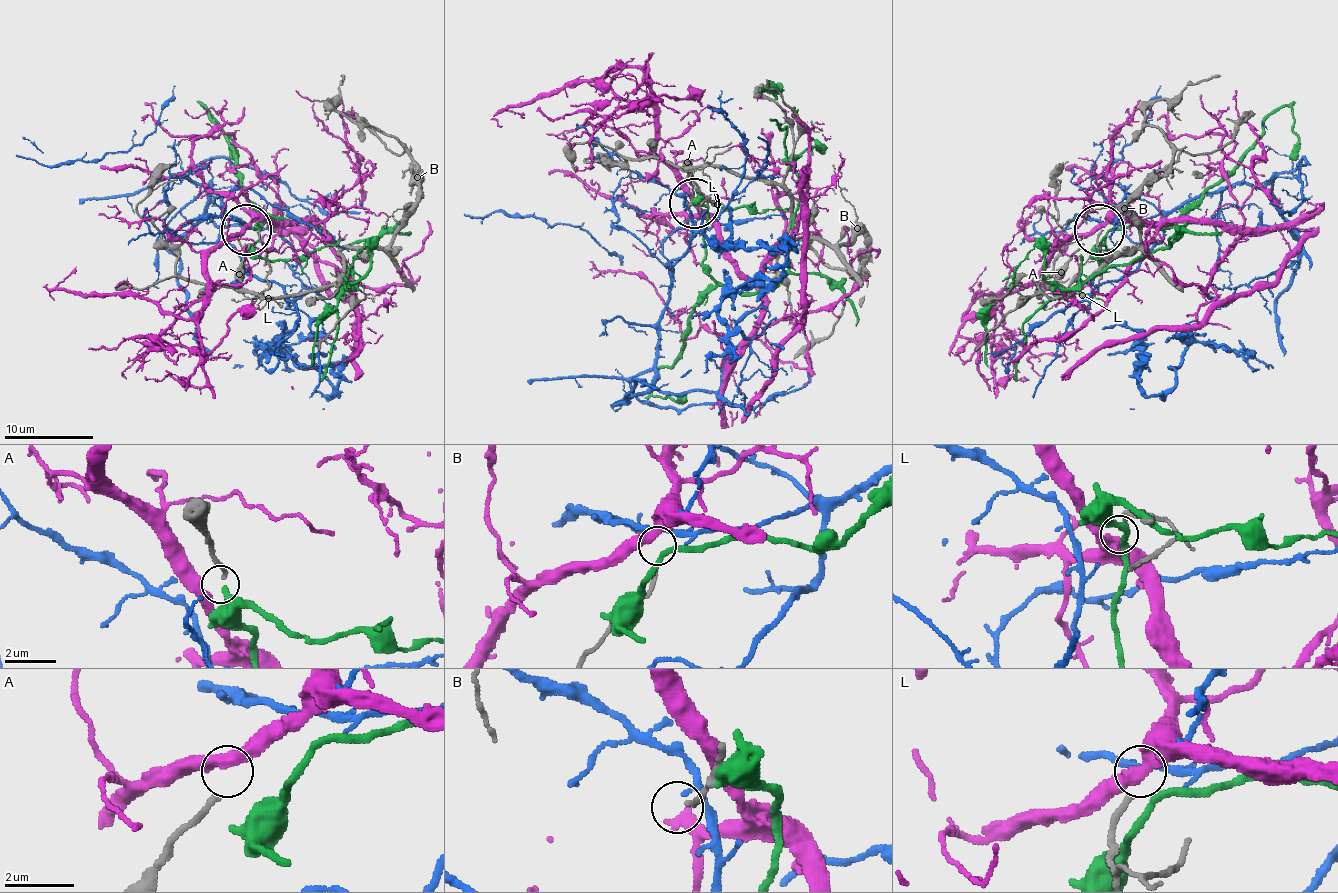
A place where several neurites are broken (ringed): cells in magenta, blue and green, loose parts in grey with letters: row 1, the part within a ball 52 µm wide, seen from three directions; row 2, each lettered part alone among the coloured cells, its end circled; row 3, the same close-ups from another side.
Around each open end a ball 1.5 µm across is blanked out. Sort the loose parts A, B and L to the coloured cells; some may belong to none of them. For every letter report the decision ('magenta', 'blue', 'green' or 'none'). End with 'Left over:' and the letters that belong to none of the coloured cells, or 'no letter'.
A: none
B: none
L: magenta
Left over: A, B

